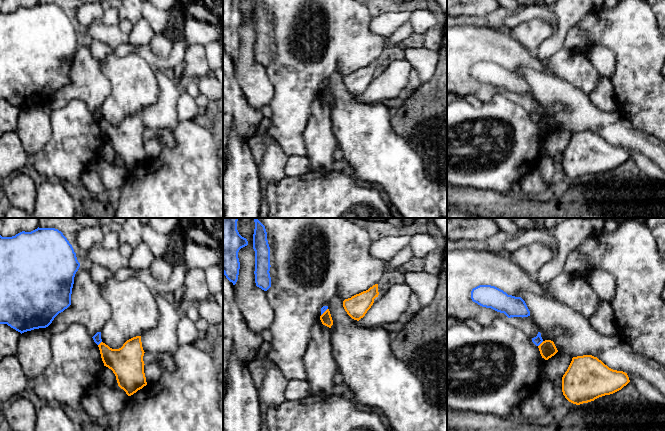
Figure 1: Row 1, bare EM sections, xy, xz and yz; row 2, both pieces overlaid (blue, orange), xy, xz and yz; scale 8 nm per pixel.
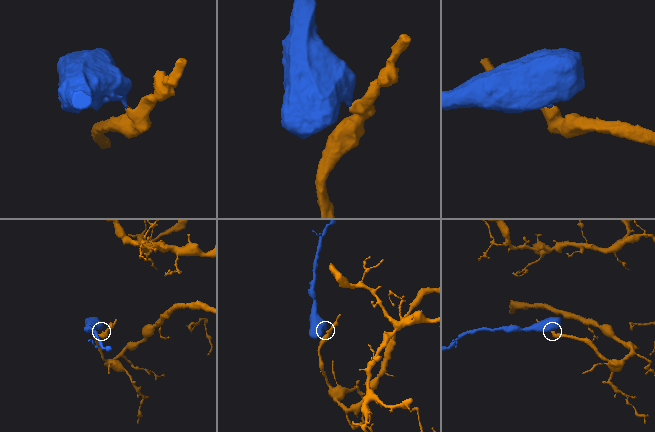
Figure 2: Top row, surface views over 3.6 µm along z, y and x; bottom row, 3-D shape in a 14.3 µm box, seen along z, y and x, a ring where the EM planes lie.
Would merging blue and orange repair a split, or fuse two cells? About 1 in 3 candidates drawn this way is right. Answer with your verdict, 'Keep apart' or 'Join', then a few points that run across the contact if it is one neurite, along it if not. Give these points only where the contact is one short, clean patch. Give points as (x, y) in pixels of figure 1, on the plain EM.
Keep apart. Line: yz (543, 117), (538, 122)

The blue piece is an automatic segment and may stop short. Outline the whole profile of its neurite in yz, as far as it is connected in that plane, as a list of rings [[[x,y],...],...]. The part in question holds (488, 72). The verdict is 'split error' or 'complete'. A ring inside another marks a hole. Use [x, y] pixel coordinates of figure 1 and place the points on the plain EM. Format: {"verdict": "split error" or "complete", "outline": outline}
{"verdict": "complete", "outline": [[[479,61],[473,64],[471,75],[482,83],[504,89],[508,94],[530,92],[530,87],[521,73],[508,71],[495,62]]]}

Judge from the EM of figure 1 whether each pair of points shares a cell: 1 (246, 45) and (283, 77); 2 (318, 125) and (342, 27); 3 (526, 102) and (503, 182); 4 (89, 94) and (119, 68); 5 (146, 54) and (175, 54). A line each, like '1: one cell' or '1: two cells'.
1: two cells
2: two cells
3: two cells
4: two cells
5: one cell

